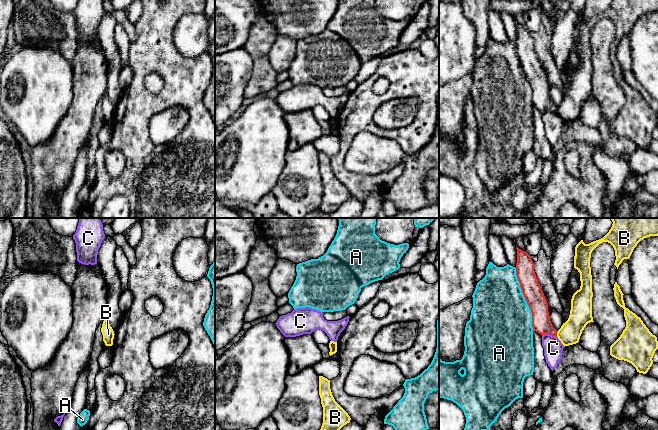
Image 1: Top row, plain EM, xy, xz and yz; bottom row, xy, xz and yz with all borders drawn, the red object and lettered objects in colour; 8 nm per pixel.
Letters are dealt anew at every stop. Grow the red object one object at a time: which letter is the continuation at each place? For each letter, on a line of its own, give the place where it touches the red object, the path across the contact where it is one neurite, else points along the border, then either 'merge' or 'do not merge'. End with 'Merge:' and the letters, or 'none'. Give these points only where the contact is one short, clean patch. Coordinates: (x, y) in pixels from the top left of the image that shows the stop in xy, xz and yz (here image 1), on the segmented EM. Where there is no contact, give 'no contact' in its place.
A: yz (525, 299) | merge
B: yz (556, 333) | along yz (558, 331), (556, 335) | do not merge
C: yz (549, 333) | do not merge
Merge: A

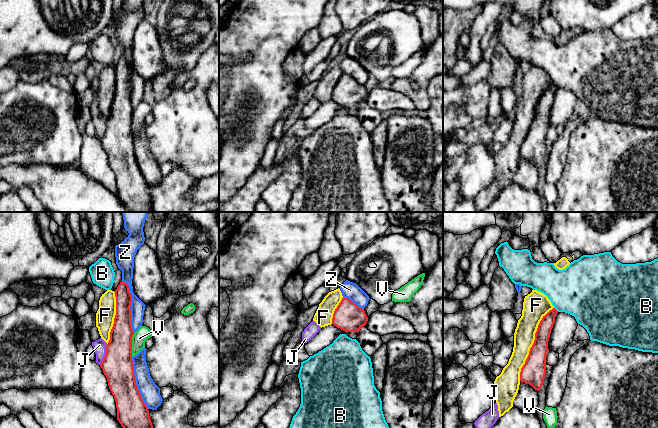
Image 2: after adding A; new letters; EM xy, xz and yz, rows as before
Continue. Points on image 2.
B: yz (555, 309) | do not merge
F: yz (533, 344) | merge
J: xy (106, 354) | do not merge
V: xy (131, 344) | do not merge
Z: xy (130, 305) | do not merge
Merge: F

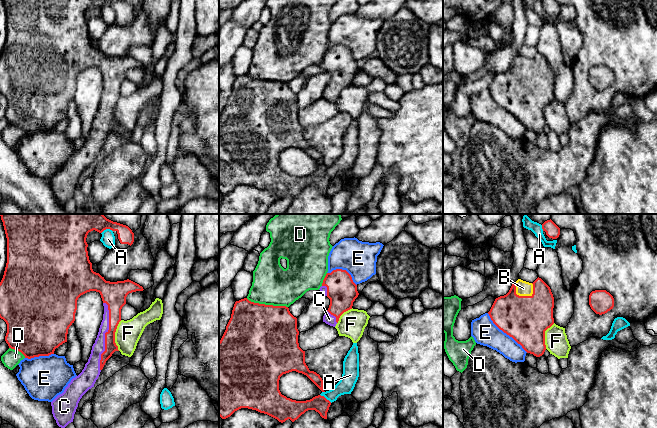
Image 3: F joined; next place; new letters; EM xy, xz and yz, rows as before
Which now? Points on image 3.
A: xz (325, 398) | do not merge
B: yz (518, 295) | across yz (524, 318), (524, 301), (518, 295), (523, 288) | merge
C: xy (105, 336) | merge
D: xz (267, 305) | do not merge
E: yz (506, 333) | do not merge
F: xy (114, 335) | do not merge
Merge: B, C

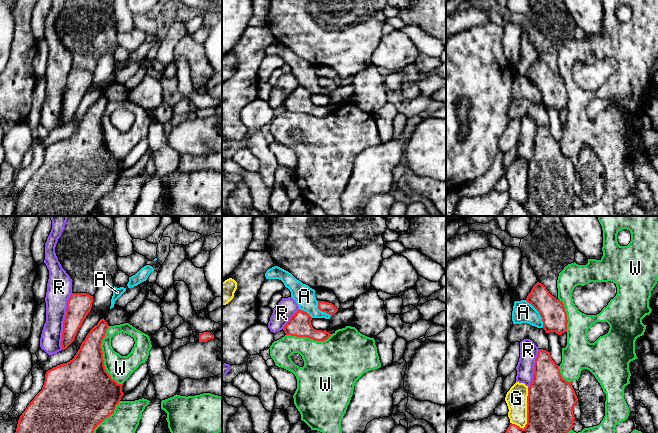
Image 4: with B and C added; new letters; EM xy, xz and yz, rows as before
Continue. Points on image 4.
A: yz (539, 313) | do not merge
G: yz (527, 408) | do not merge
R: xy (64, 321) | do not merge
W: xy (102, 357) | do not merge
Merge: none

